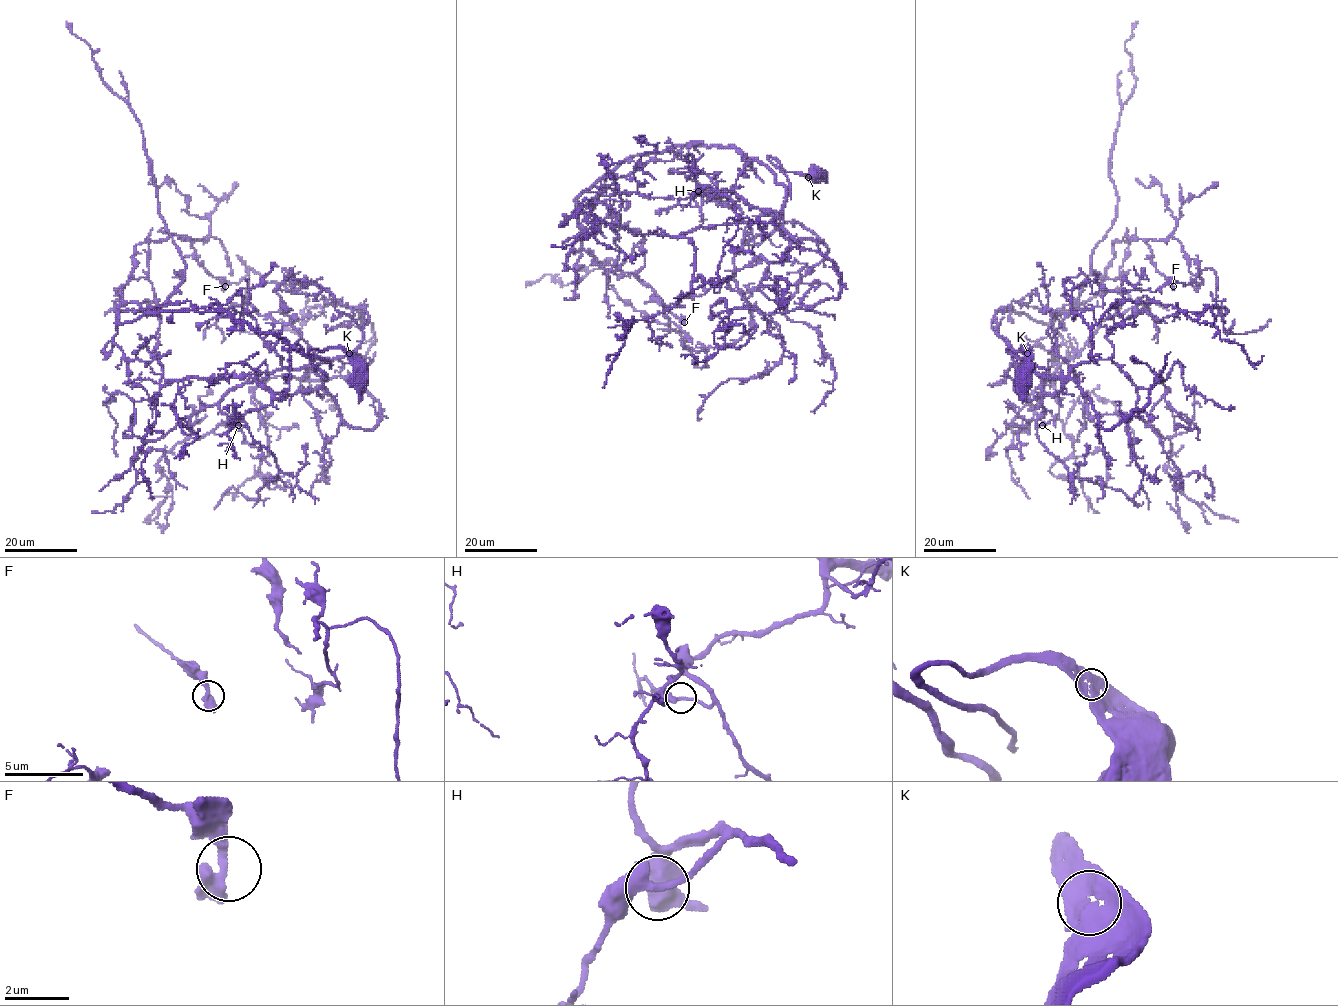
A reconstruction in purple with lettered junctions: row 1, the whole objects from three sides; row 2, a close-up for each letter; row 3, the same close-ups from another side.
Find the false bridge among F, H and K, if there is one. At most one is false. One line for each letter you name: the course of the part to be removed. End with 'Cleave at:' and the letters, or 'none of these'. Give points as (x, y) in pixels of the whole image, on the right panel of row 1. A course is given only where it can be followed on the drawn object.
Cleave at: none of these

